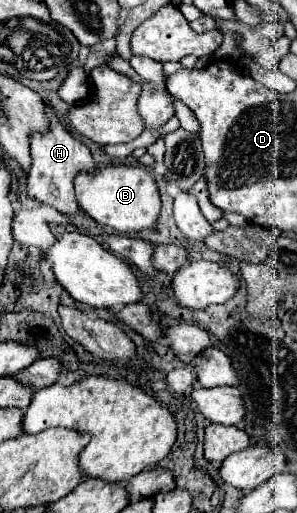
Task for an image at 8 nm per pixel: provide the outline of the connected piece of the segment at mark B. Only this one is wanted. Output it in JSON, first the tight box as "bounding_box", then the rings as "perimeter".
{"bounding_box":[75,164,161,234],"perimeter":[[[103,164],[93,172],[79,172],[79,176],[75,176],[75,198],[79,208],[91,218],[121,234],[137,234],[145,228],[151,228],[159,218],[161,208],[155,178],[145,166],[139,164]]]}

